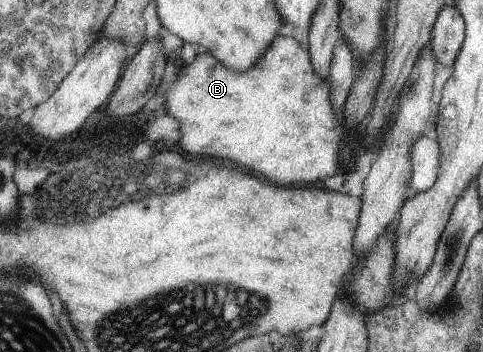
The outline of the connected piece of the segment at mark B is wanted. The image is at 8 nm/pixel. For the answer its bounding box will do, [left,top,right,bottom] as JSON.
[164,35,368,185]

